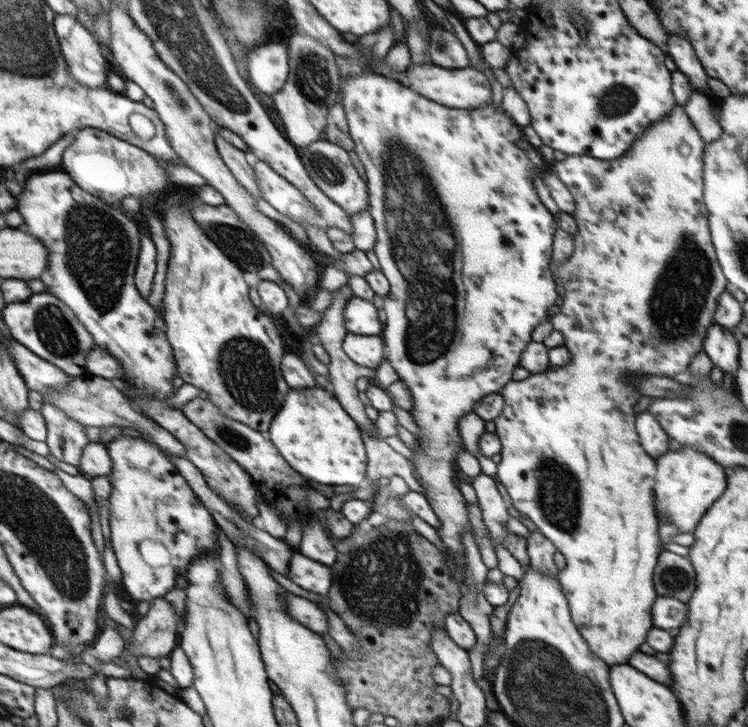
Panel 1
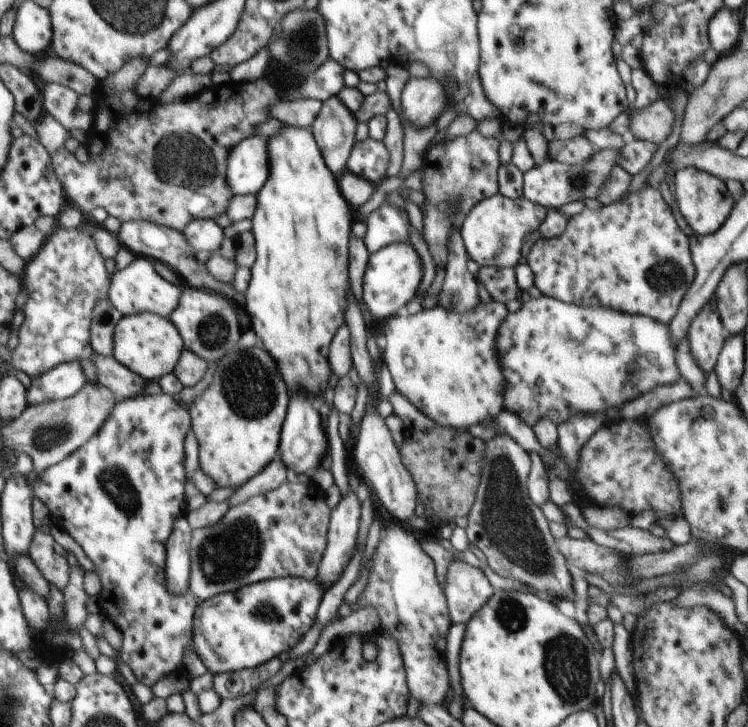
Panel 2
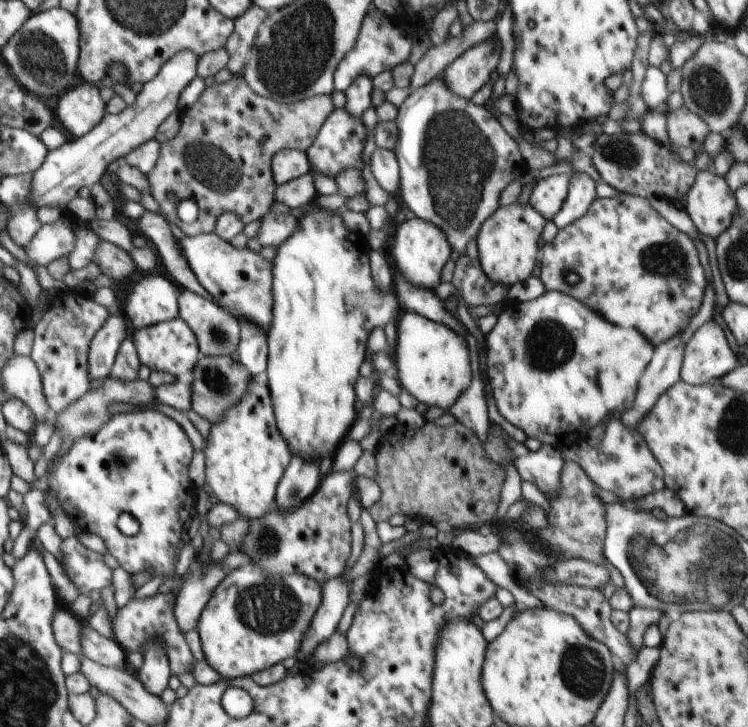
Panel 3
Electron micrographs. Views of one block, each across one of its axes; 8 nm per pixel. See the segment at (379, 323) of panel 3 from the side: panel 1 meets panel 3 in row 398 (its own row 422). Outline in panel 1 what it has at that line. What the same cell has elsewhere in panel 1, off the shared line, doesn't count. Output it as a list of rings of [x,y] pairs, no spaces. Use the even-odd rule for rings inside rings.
[[[316,387],[290,390],[266,435],[286,462],[302,476],[319,484],[361,487],[366,485],[367,460],[363,435],[334,394]]]

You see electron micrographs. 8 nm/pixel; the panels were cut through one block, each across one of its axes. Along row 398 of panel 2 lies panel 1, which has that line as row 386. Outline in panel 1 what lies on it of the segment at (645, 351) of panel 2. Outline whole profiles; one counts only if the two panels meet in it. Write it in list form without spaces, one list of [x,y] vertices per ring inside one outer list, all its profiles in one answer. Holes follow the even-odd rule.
[[[677,104],[670,114],[658,122],[653,122],[640,135],[632,145],[632,149],[624,153],[624,158],[620,156],[616,160],[600,160],[584,155],[567,155],[563,160],[554,163],[554,172],[576,201],[572,216],[577,222],[578,232],[573,235],[575,247],[572,256],[558,267],[558,272],[554,275],[560,285],[564,286],[566,293],[562,300],[561,312],[550,317],[550,322],[554,329],[563,334],[564,346],[572,358],[566,366],[550,364],[544,372],[531,374],[524,380],[507,382],[500,392],[505,404],[503,411],[493,420],[496,425],[495,433],[502,445],[501,460],[497,465],[498,480],[506,487],[513,507],[530,519],[540,533],[552,542],[557,552],[565,557],[566,565],[556,577],[566,595],[572,621],[592,652],[596,652],[596,656],[600,657],[609,668],[614,664],[628,664],[628,654],[638,652],[638,646],[646,642],[644,640],[647,637],[646,632],[654,627],[650,618],[651,608],[658,596],[653,585],[653,570],[662,552],[654,493],[657,462],[644,452],[638,442],[635,420],[639,414],[637,402],[642,394],[633,382],[632,384],[626,382],[624,372],[630,372],[632,375],[650,374],[656,377],[662,375],[676,381],[687,381],[690,363],[695,354],[703,350],[705,334],[714,322],[719,296],[731,288],[722,272],[711,241],[708,211],[703,197],[704,146],[698,129],[684,112],[683,105]]]

